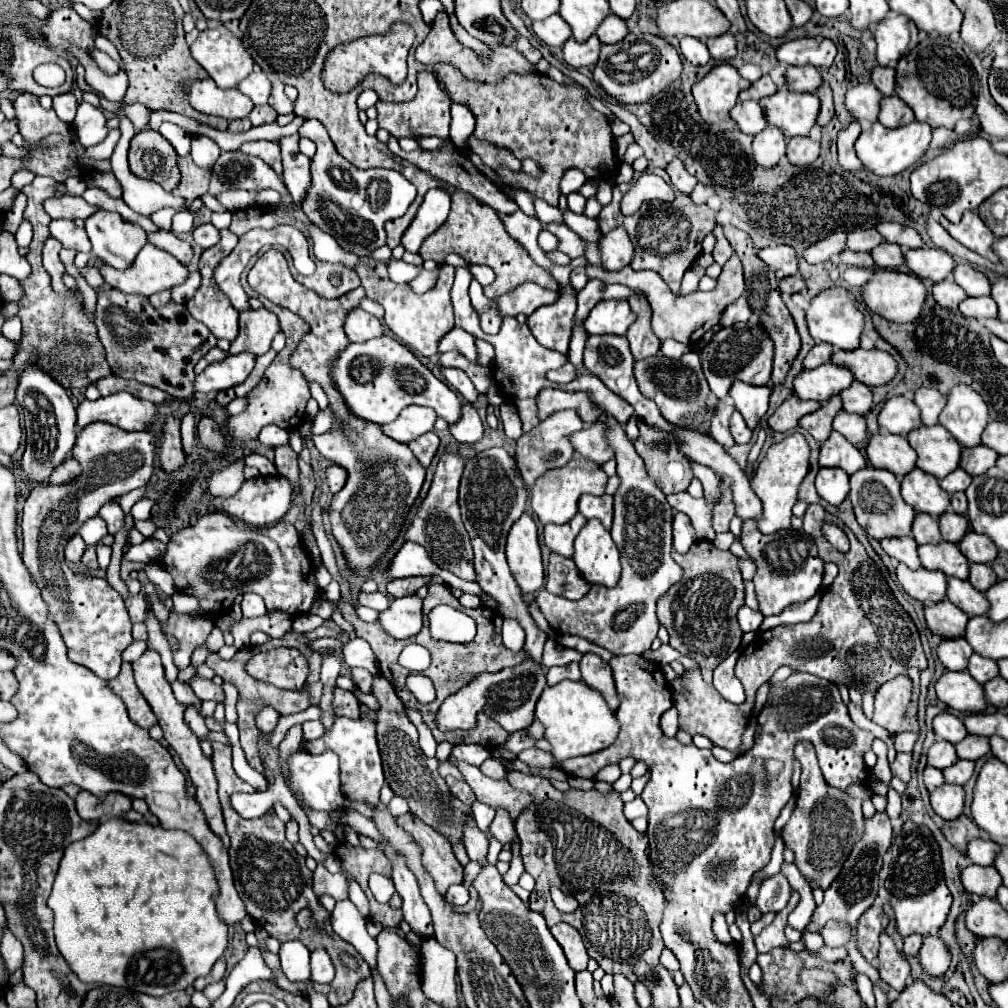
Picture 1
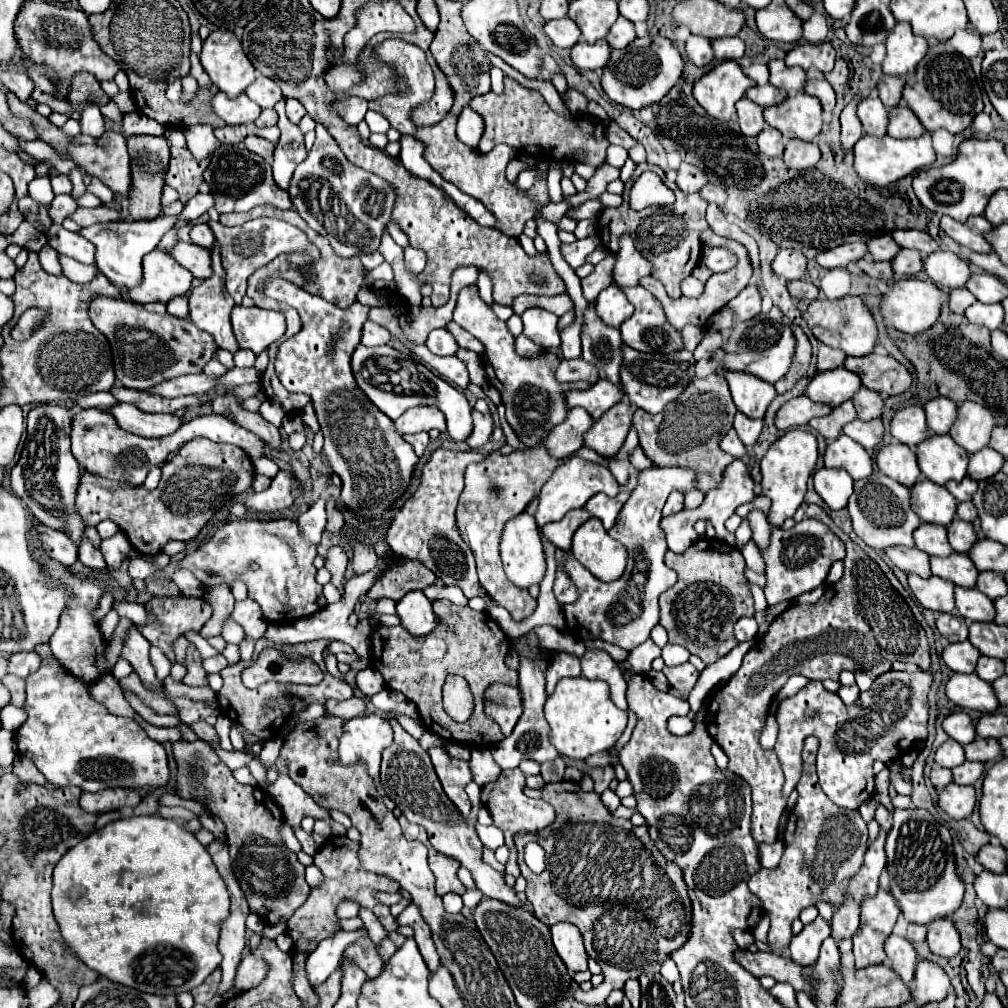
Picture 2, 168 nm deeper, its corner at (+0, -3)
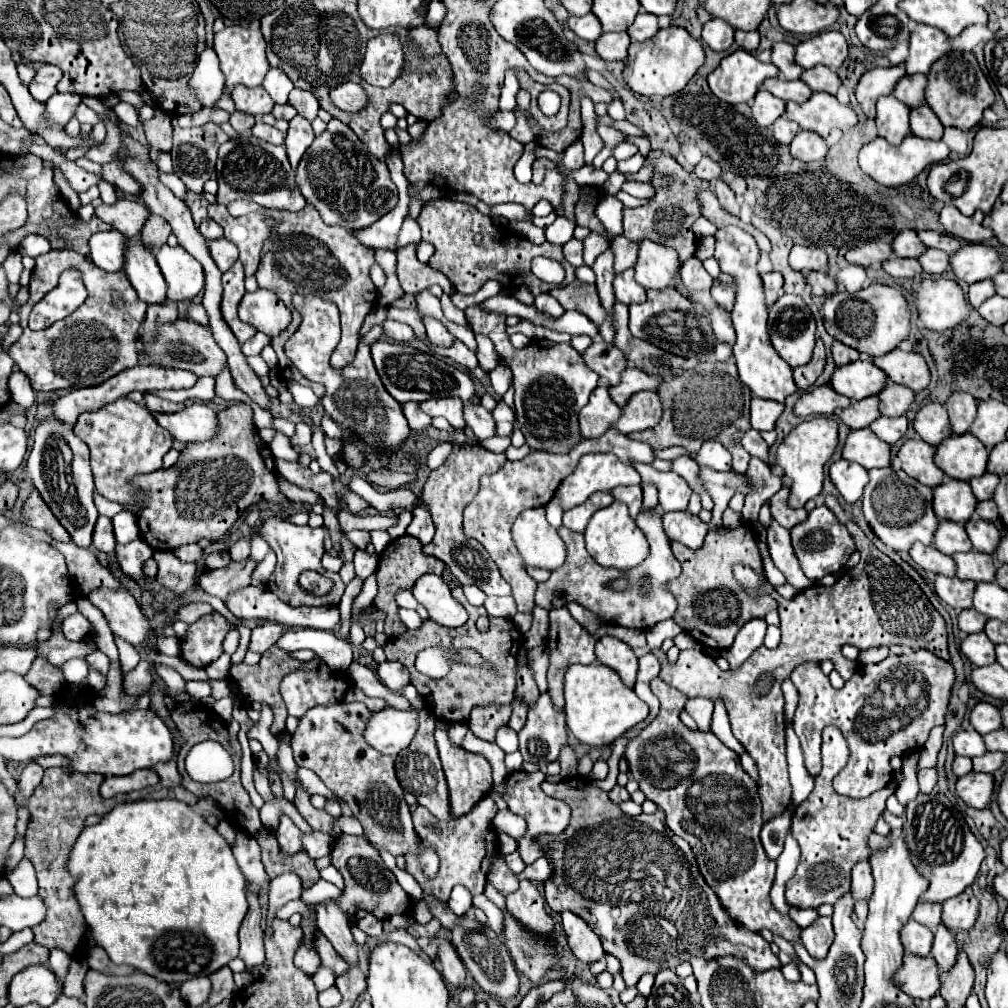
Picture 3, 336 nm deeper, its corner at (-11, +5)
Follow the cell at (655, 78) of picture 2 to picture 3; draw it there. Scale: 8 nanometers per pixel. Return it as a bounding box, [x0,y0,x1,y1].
[625,26,705,96]

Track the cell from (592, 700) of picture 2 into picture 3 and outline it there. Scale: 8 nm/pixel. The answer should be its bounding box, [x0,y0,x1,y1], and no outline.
[565,662,649,748]

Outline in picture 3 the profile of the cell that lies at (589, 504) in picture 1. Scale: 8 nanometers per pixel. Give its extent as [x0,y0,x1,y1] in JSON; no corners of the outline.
[611,486,643,518]

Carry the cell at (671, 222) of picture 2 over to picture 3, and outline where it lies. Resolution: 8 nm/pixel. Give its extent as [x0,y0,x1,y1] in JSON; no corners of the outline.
[623,151,709,262]

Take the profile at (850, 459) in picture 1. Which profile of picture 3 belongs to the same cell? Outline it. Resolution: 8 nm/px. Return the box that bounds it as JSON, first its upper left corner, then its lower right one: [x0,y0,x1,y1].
[843,428,891,468]

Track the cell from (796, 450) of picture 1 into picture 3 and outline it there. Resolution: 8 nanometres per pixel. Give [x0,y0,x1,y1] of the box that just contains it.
[777,416,839,508]

